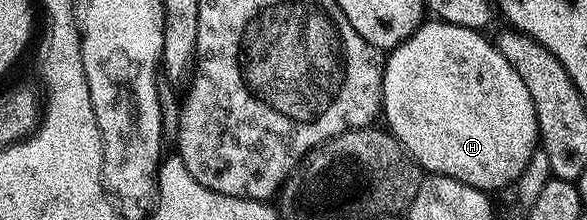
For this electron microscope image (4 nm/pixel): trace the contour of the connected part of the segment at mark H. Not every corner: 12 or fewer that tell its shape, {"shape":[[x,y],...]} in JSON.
{"shape":[[424,22],[381,115],[424,172],[510,188],[535,102],[486,34]]}

